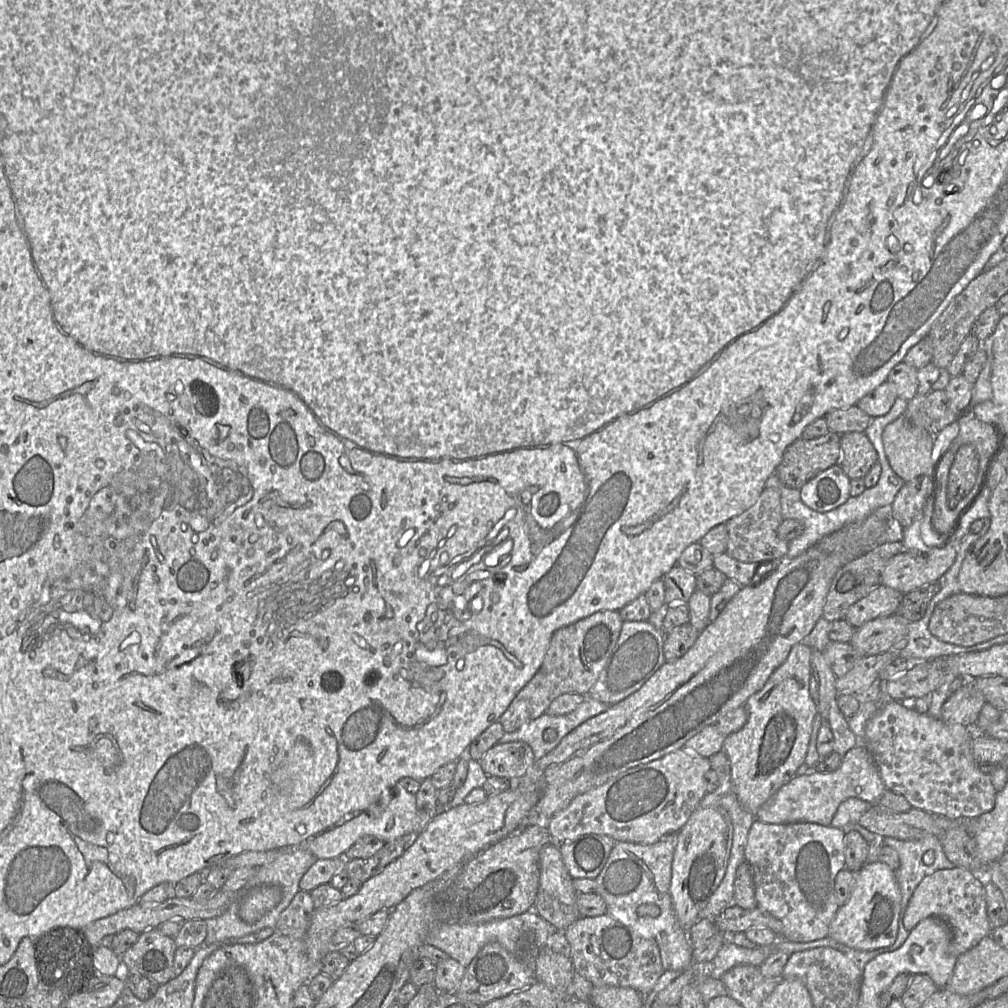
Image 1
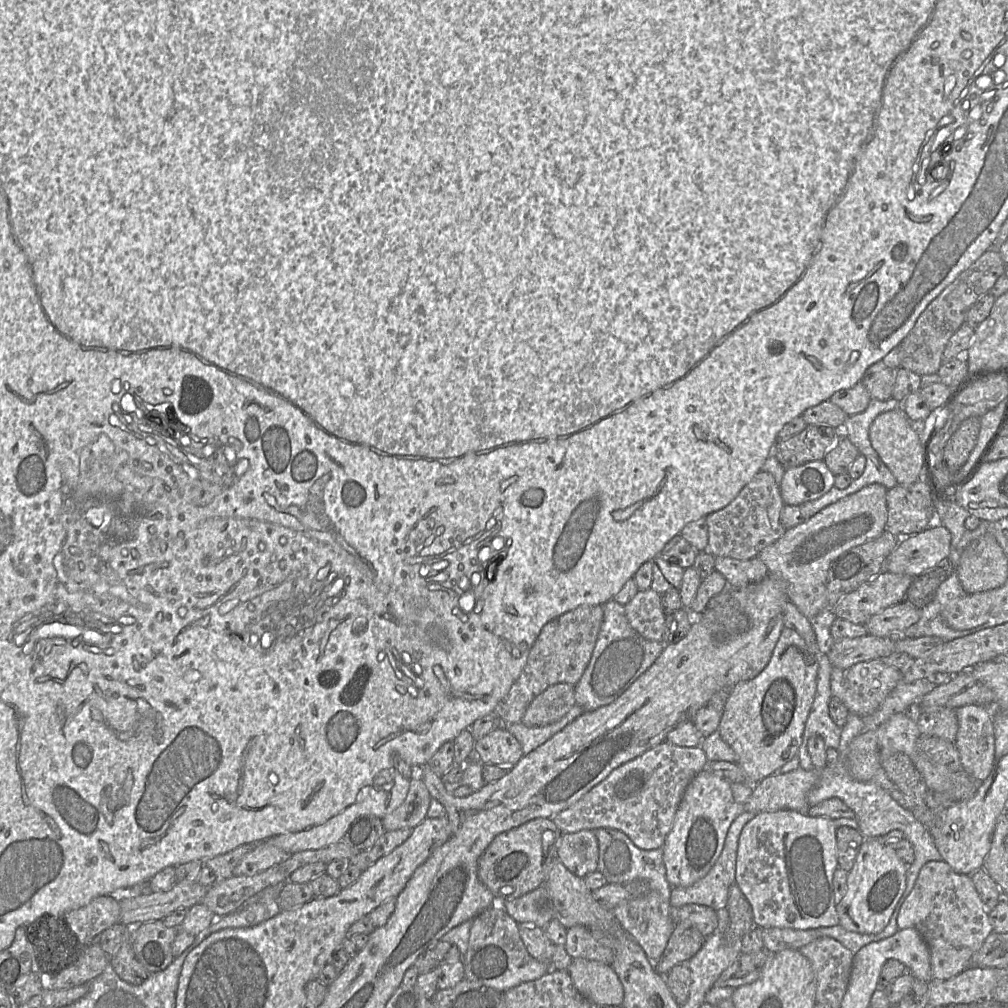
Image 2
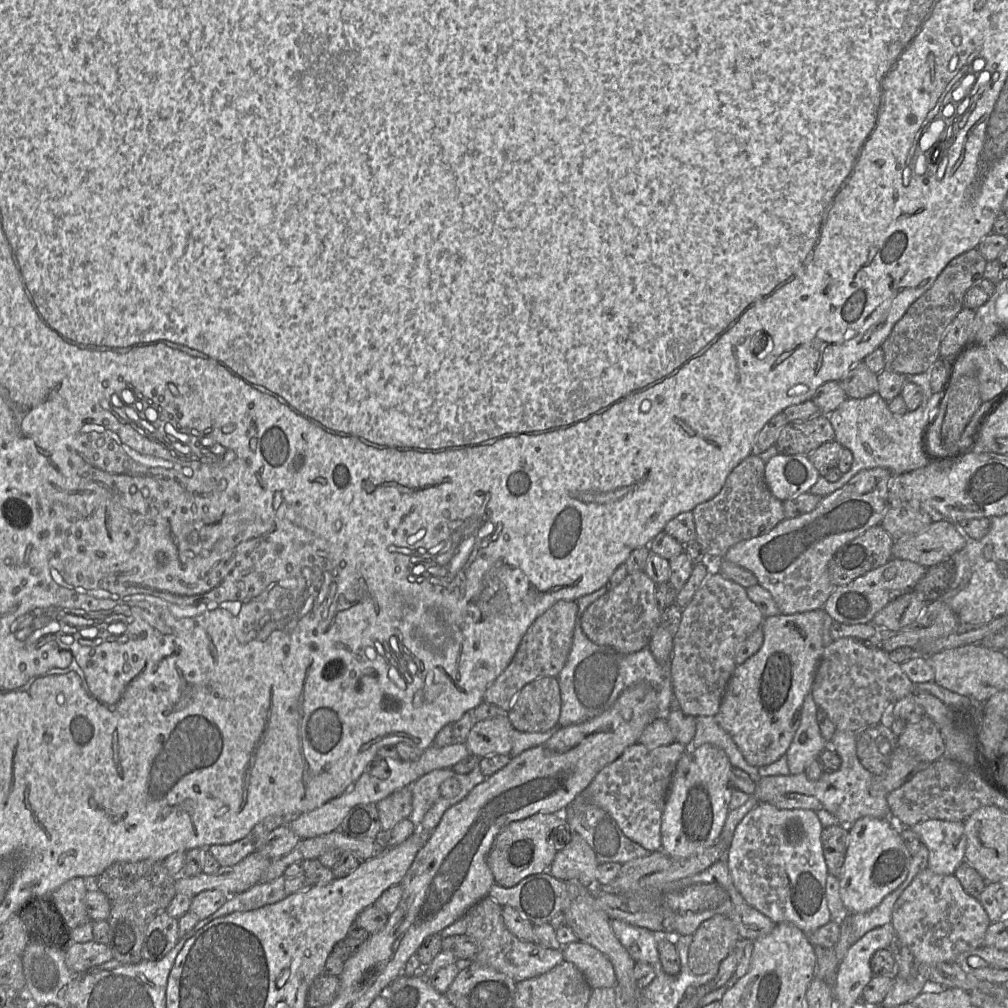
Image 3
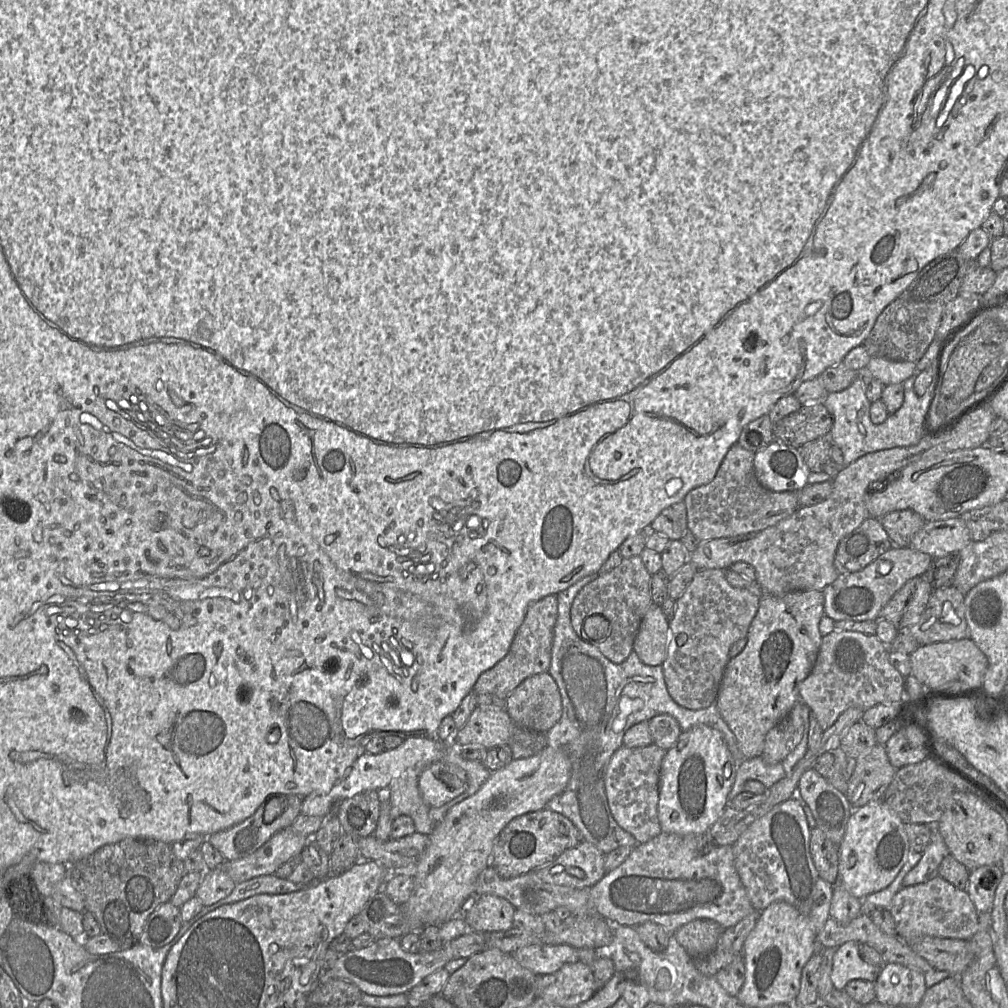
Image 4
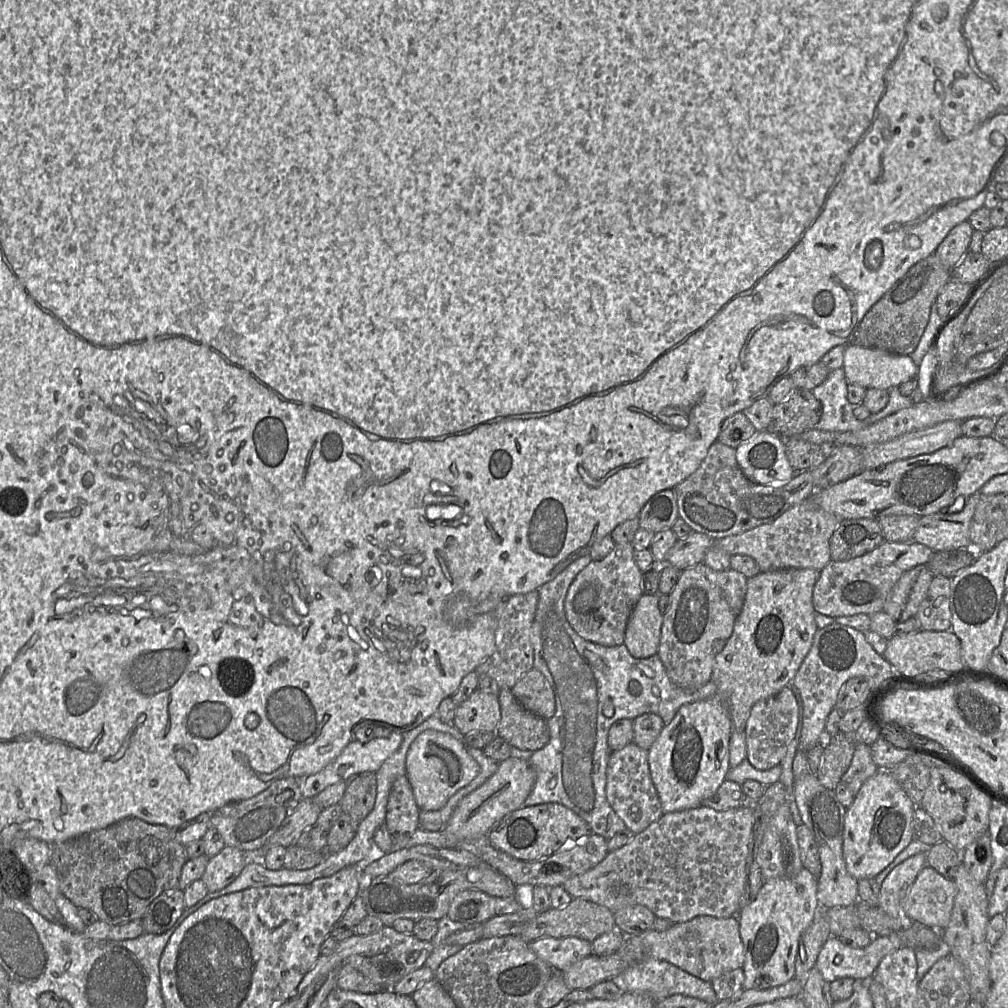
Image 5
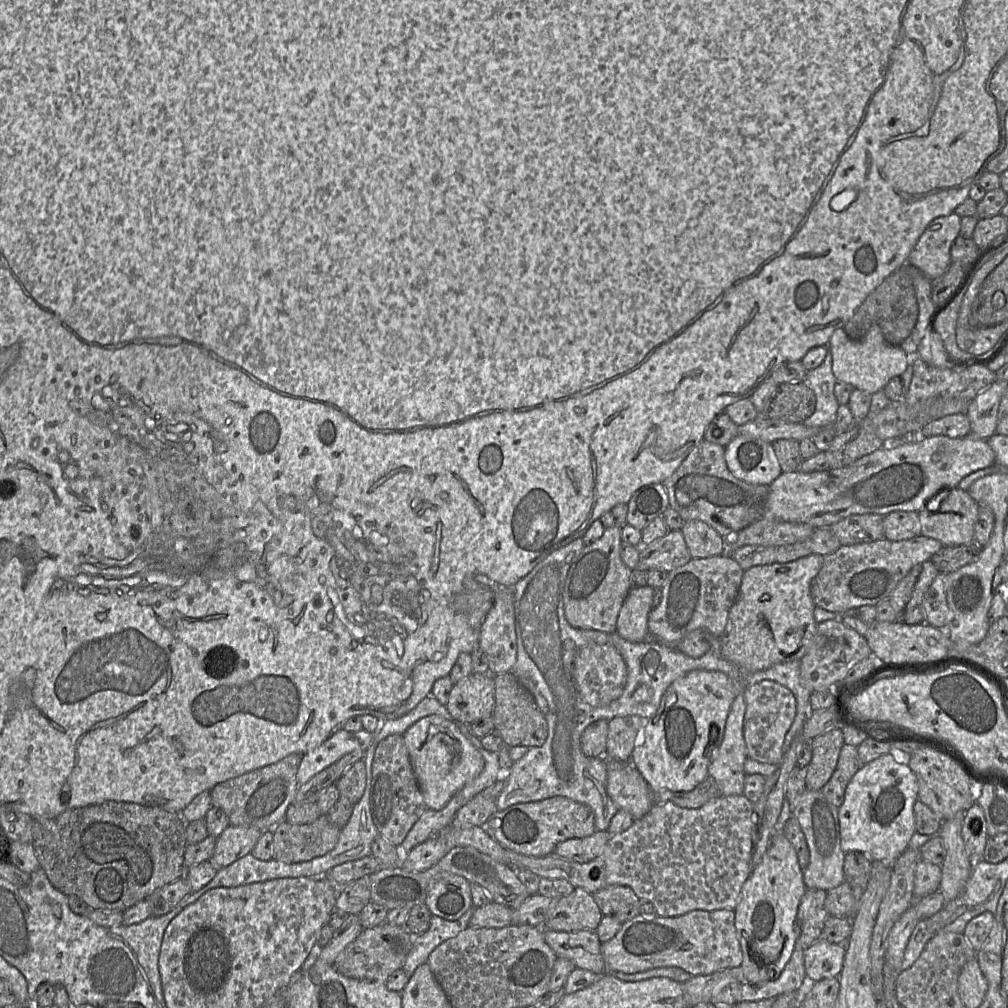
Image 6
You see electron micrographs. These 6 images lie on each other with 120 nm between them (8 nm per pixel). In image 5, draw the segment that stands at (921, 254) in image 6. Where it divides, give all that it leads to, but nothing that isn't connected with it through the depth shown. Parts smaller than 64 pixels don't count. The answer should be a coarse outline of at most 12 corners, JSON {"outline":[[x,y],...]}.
{"outline":[[964,221],[934,252],[953,270],[969,251],[972,225]]}

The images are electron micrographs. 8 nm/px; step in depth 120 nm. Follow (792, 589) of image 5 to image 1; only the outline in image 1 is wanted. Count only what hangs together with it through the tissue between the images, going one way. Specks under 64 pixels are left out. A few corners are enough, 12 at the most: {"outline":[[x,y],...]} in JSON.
{"outline":[[795,644],[725,737],[741,806],[805,764],[812,648]]}

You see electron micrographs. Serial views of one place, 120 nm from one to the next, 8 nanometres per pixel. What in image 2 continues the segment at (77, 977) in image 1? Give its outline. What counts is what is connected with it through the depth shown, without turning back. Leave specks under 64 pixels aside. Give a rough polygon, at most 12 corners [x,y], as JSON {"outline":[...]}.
{"outline":[[64,916],[24,927],[43,975],[55,978],[85,947]]}

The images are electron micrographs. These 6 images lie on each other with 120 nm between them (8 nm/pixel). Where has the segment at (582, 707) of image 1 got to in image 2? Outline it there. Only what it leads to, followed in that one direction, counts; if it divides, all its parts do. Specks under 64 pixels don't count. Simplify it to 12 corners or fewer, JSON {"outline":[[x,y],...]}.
{"outline":[[575,705],[552,724],[506,724],[524,755],[544,744],[585,712]]}

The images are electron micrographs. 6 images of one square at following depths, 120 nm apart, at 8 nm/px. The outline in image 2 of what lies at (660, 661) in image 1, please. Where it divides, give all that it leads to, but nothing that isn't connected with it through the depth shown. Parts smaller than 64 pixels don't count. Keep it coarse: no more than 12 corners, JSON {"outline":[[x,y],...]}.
{"outline":[[614,599],[574,686],[586,712],[618,699],[662,654]]}

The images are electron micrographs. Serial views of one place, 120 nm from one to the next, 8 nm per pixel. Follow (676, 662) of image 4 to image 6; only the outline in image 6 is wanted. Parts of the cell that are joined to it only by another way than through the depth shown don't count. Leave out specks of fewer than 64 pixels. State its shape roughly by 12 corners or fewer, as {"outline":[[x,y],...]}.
{"outline":[[731,556],[668,572],[648,616],[676,648],[702,629],[721,638],[744,570]]}

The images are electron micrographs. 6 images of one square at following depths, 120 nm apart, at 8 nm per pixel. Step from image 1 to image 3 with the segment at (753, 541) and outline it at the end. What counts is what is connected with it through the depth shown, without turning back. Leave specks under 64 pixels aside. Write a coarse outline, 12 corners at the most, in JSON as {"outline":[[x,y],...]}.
{"outline":[[750,454],[692,510],[710,558],[786,518]]}

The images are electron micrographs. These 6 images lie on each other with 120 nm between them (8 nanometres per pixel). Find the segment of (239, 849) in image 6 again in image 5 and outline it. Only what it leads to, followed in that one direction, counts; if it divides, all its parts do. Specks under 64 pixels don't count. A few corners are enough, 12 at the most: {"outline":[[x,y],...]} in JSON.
{"outline":[[225,846],[209,859],[201,877],[207,891],[231,884],[249,861]]}

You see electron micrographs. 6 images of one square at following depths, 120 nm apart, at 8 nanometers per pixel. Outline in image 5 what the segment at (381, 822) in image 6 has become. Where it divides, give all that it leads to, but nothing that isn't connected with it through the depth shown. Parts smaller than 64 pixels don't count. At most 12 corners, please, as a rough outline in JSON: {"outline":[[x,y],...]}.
{"outline":[[407,775],[398,776],[385,817],[393,839],[419,828]]}

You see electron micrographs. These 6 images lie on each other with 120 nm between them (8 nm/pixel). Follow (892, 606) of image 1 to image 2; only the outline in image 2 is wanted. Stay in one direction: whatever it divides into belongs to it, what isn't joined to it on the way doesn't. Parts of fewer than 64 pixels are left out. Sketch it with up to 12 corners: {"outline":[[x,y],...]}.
{"outline":[[881,571],[844,595],[837,618],[866,624],[903,600],[914,577]]}

